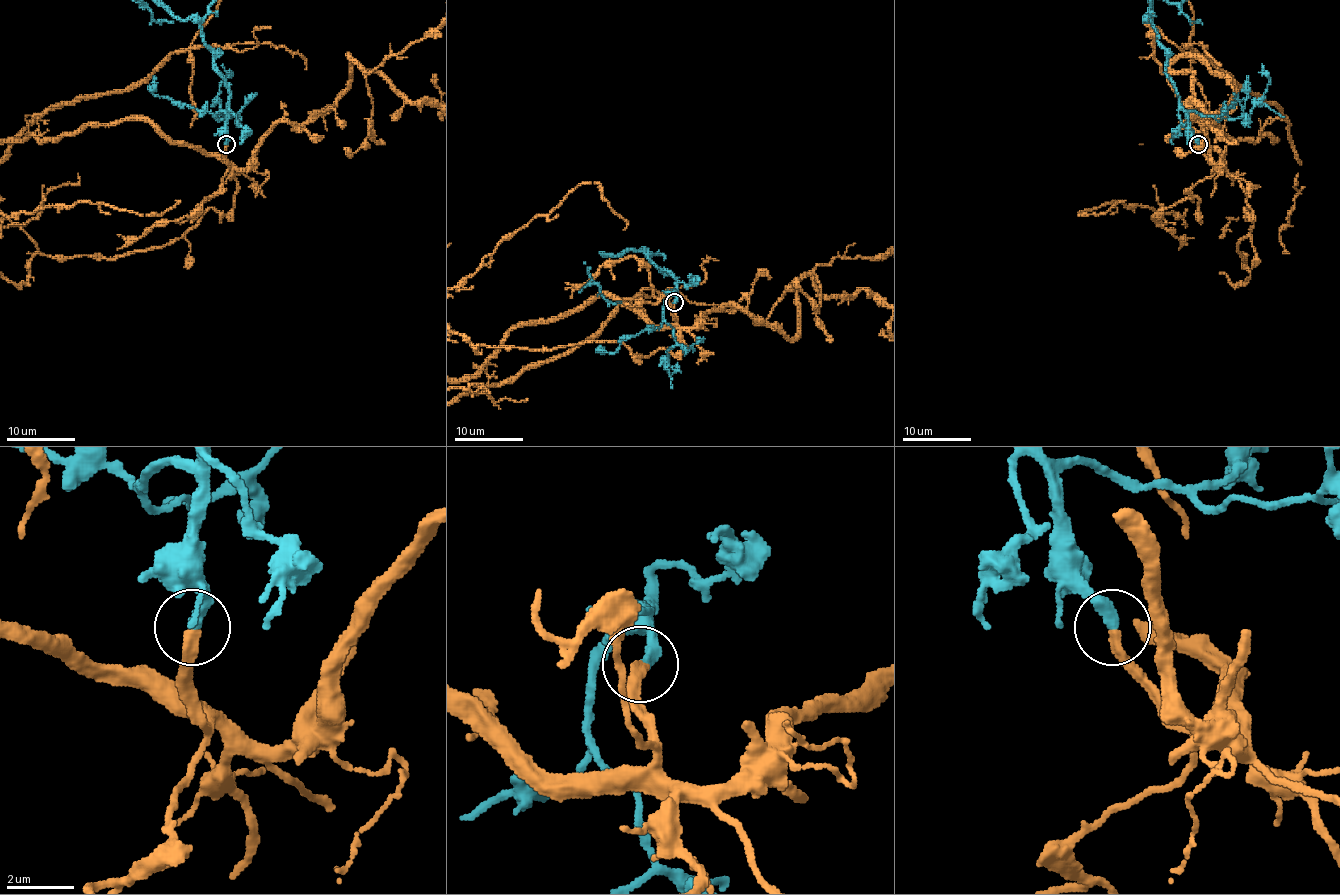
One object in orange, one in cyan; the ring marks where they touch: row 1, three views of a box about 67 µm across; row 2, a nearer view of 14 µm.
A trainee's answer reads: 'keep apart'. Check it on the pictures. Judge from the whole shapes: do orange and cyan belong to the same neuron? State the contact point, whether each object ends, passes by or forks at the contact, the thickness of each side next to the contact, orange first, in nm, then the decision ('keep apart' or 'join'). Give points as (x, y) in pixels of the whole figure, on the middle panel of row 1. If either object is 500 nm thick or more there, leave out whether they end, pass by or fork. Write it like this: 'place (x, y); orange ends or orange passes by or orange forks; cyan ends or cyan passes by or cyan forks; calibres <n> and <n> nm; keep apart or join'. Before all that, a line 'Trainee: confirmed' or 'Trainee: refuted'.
Trainee: refuted
place (674, 302); orange ends; cyan ends; calibres 320 and 360 nm; join

